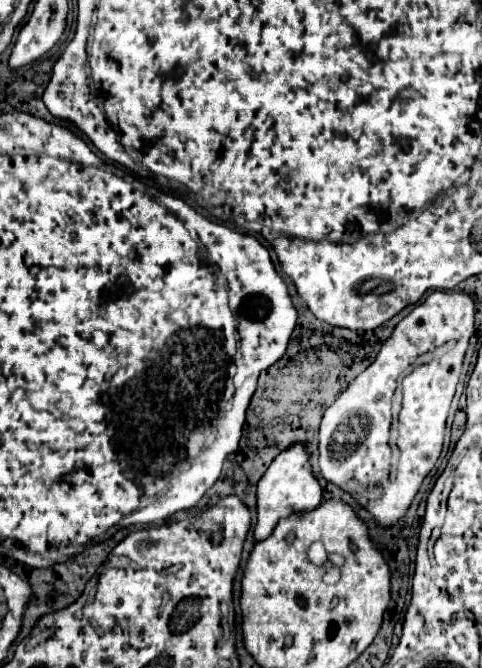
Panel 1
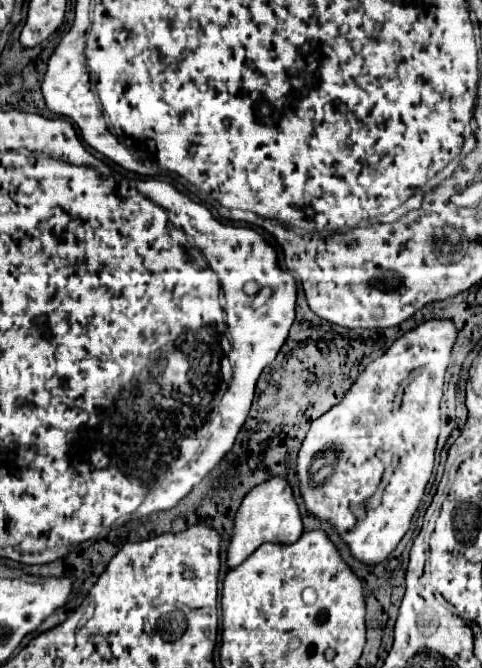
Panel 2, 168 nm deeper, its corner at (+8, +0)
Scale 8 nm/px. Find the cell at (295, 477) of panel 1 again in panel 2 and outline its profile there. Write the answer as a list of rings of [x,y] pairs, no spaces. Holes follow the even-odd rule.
[[[275,476],[275,478],[255,486],[241,502],[241,506],[235,514],[233,532],[231,532],[231,540],[227,546],[227,568],[231,570],[231,568],[239,566],[247,556],[251,556],[265,542],[293,544],[299,540],[301,534],[303,534],[301,514],[299,514],[297,502],[293,498],[291,486],[287,484],[285,478]]]

